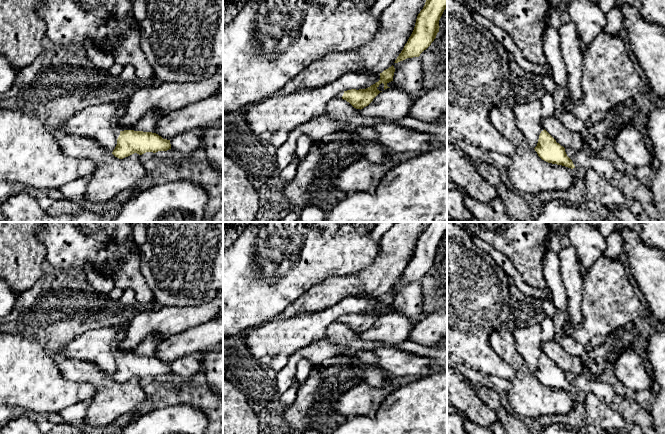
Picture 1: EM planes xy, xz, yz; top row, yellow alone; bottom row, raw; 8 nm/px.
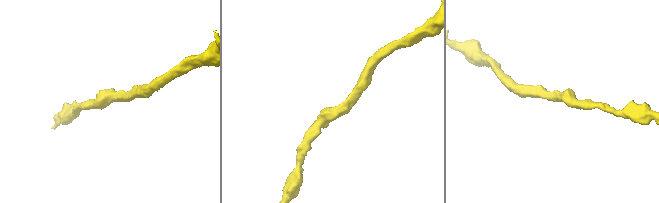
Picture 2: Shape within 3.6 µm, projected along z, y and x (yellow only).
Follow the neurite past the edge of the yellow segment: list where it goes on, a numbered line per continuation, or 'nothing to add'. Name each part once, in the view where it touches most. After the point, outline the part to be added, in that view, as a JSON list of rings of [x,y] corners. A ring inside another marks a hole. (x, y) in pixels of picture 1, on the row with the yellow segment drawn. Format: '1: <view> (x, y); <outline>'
1: xy (116, 118); [[[116,113],[114,118],[113,118],[113,121],[112,121],[112,124],[113,124],[113,129],[115,131],[115,135],[116,135],[116,139],[118,139],[119,135],[120,135],[120,129],[117,127],[117,122],[119,121],[120,119],[120,114],[119,113]]]

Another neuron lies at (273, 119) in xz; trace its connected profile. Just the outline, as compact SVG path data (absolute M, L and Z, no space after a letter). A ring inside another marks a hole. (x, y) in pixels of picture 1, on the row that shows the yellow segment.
M348 71L336 80L314 89L275 95L243 108L246 122L262 139L281 147L297 126L325 113L326 105L341 91L366 89L380 80L380 74Z

